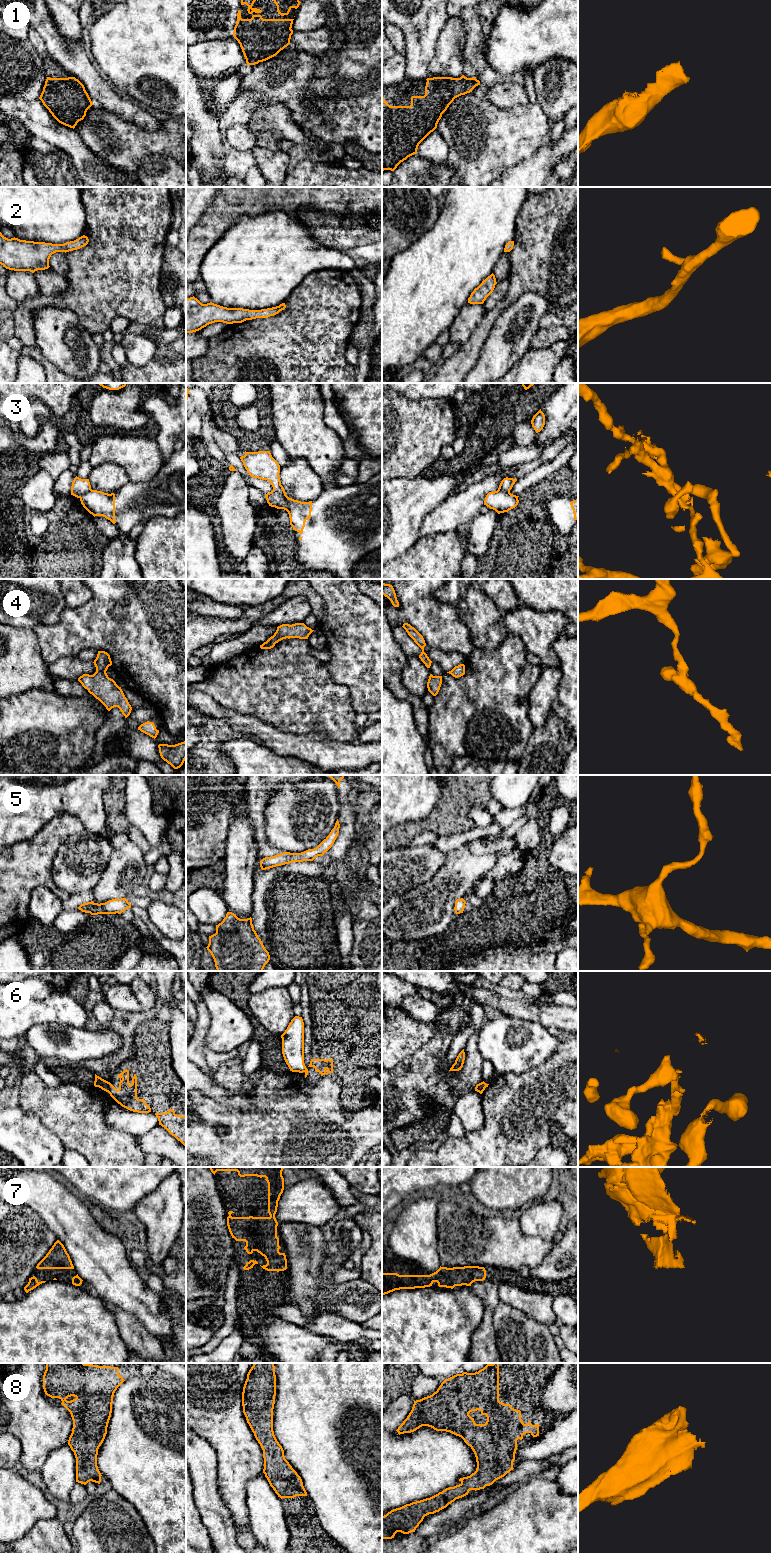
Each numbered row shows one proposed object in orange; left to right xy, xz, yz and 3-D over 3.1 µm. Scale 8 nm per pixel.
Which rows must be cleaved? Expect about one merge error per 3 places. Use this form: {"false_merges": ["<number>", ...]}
{"false_merges": ["3", "6"]}

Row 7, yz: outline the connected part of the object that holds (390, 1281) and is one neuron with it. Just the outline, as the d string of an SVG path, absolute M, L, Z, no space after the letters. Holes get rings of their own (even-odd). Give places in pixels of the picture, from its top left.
M479 1266L441 1267L430 1275L399 1275L397 1273L382 1273L382 1295L400 1289L415 1289L430 1287L434 1282L439 1287L453 1289L455 1286L471 1286L475 1281L483 1281L486 1270Z

